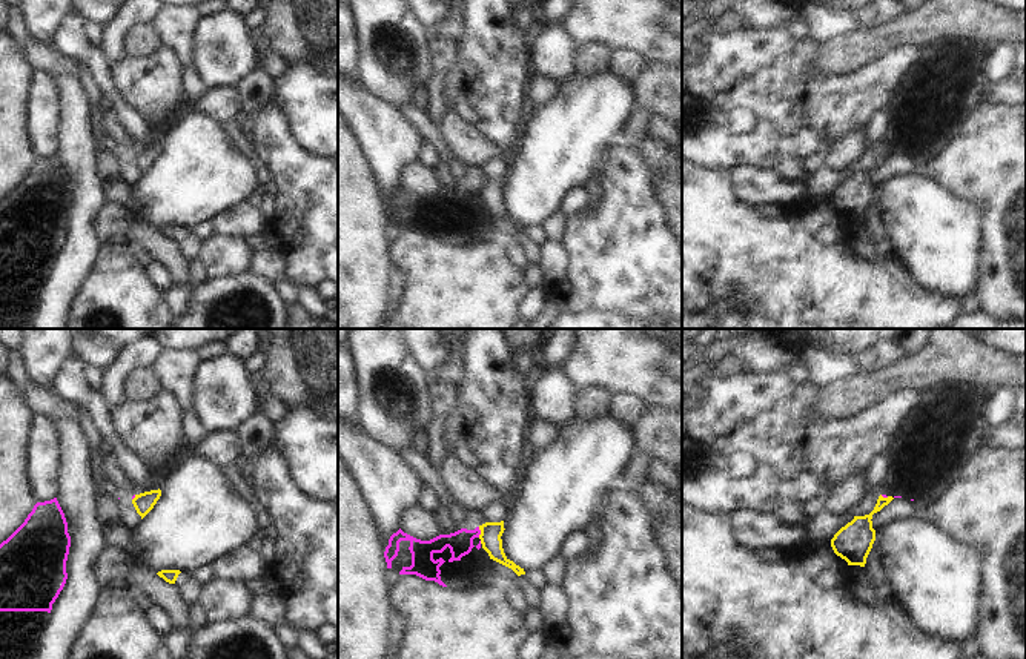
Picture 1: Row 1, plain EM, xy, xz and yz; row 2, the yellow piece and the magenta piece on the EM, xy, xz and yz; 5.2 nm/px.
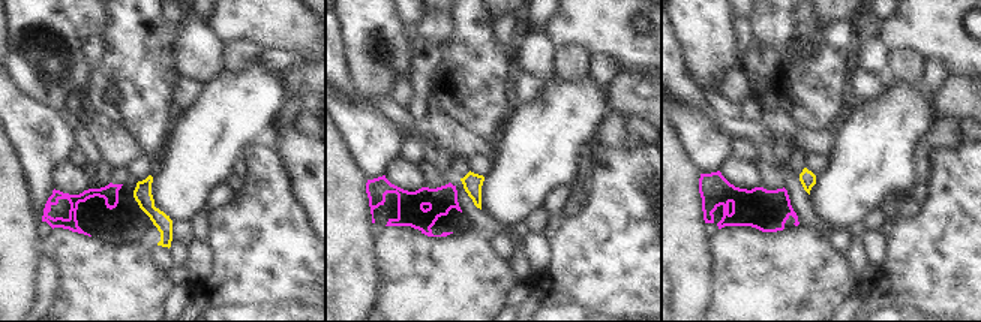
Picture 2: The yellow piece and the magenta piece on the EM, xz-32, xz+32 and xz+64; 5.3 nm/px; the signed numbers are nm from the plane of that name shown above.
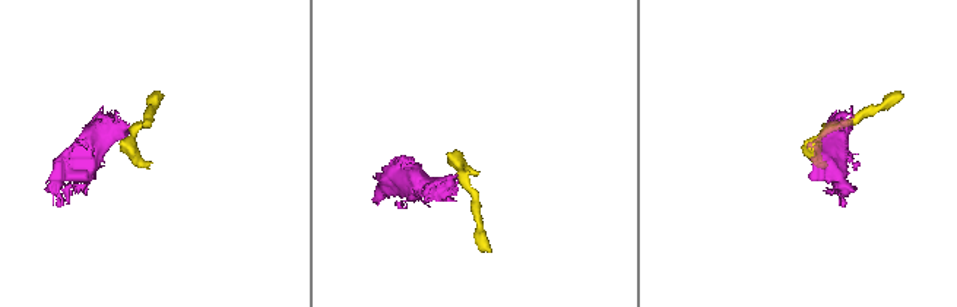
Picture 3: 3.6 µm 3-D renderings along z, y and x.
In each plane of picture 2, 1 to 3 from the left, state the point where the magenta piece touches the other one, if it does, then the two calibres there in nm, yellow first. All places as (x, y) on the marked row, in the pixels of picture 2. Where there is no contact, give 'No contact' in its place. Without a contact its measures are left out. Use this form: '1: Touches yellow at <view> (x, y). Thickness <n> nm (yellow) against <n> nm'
1: No contact
2: No contact
3: No contact

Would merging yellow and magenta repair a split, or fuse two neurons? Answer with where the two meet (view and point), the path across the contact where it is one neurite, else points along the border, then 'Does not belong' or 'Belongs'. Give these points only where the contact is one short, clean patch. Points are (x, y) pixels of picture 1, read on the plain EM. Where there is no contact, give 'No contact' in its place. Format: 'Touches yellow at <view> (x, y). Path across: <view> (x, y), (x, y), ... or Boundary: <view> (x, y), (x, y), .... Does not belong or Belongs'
Touches yellow at xz (481, 188). Boundary: xz (478, 183), (479, 192). Does not belong

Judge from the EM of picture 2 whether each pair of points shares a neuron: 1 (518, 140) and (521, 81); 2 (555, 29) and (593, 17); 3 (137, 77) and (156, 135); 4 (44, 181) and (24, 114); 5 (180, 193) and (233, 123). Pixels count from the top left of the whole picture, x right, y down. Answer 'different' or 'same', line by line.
1: different
2: same
3: same
4: same
5: same

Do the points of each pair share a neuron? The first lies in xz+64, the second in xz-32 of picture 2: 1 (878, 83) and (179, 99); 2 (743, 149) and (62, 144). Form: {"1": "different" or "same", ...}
{"1": "same", "2": "different"}

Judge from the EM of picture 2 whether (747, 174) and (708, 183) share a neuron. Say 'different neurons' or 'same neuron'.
same neuron

